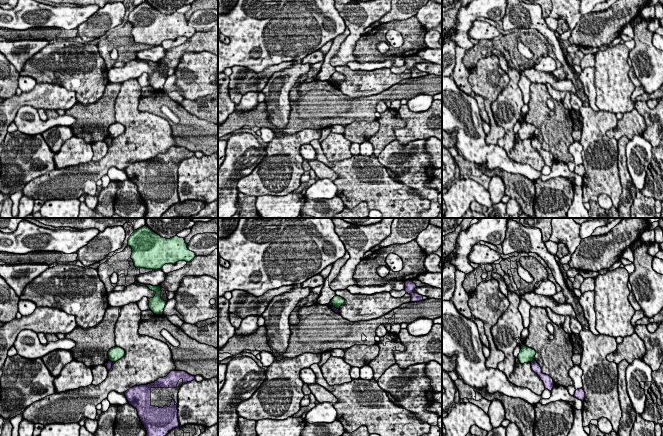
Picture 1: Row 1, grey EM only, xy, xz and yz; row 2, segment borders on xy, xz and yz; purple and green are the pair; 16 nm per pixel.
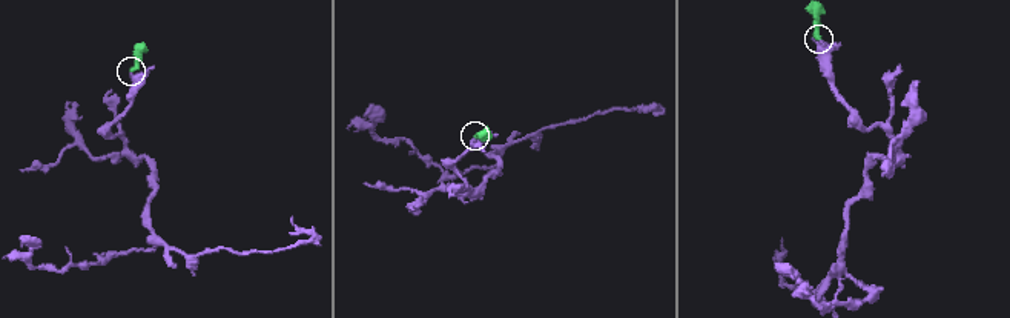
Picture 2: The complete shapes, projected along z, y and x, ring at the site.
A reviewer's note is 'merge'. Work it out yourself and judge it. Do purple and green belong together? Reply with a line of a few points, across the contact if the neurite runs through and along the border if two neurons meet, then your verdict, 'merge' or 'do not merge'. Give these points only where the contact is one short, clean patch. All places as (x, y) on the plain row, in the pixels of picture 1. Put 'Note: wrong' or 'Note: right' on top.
Note: wrong
line yz (533, 135), (531, 138); do not merge

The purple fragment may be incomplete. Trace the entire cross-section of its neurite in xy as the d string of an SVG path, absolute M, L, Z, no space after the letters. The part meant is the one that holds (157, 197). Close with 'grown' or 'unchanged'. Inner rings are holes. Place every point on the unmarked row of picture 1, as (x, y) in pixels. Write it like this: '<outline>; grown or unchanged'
M171 147L166 153L159 154L154 159L134 162L124 170L134 184L137 185L138 192L147 207L144 218L159 218L172 205L179 203L178 197L178 168L183 159L195 156L195 152L185 147Z; grown

